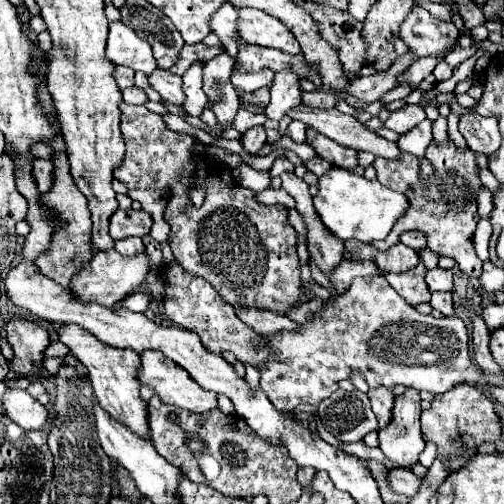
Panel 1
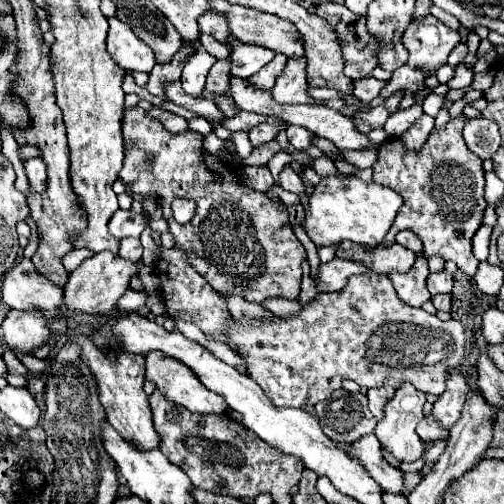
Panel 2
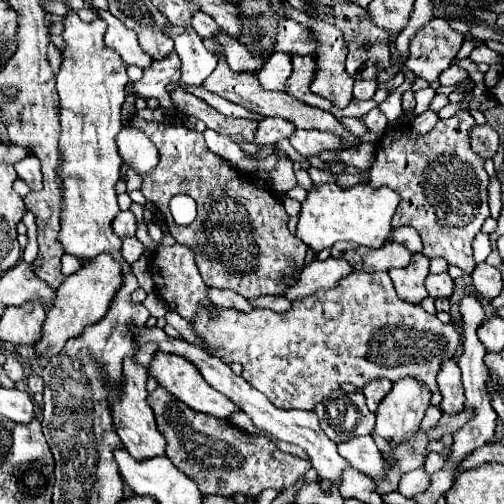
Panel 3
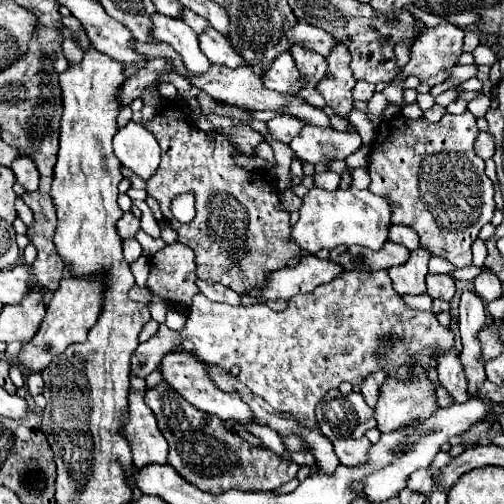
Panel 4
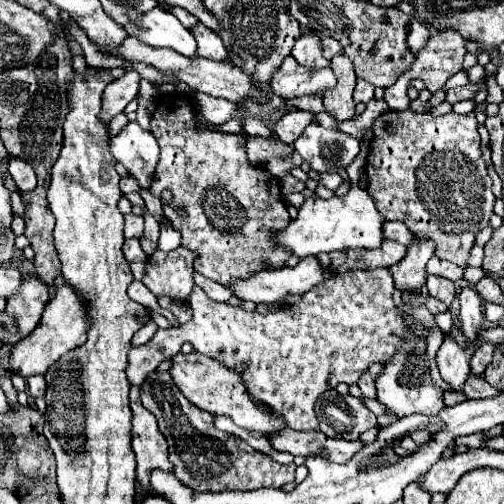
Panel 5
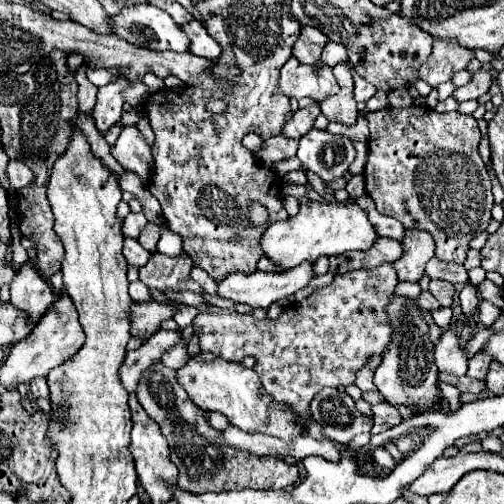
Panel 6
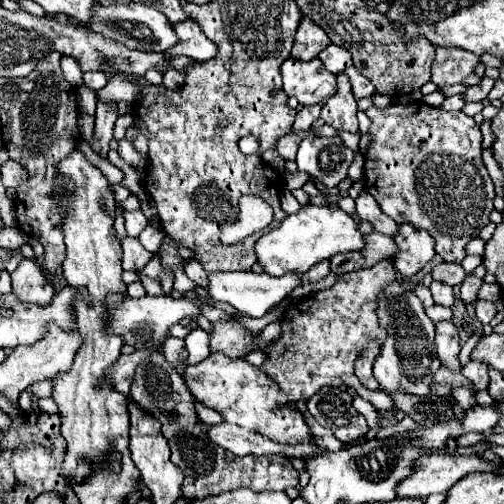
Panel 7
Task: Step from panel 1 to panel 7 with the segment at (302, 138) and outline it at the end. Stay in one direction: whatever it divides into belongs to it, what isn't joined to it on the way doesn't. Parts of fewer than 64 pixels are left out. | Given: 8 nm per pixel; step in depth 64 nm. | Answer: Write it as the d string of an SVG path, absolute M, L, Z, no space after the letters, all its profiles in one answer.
M314 136L302 140L296 164L300 172L306 172L322 186L334 188L348 176L348 166L352 164L352 158L352 150L344 146L340 136Z

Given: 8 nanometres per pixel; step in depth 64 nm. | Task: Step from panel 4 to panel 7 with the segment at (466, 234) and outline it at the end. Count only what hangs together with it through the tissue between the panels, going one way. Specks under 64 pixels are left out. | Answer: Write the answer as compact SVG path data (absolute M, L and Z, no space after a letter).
M424 102L368 108L372 120L372 144L364 154L364 184L380 210L394 222L410 222L428 230L436 242L436 254L446 262L460 262L468 236L478 237L490 222L494 186L482 162L482 134L474 118L464 112L446 112Z

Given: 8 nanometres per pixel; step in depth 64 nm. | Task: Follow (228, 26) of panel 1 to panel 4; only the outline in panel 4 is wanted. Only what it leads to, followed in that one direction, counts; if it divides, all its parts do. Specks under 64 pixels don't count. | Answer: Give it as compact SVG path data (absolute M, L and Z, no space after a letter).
M184 10L184 16L182 16L182 20L194 30L194 32L204 32L204 28L208 26L208 22L204 20L204 18L200 18L200 16L196 16L196 14L192 14L192 12L188 12L188 10Z

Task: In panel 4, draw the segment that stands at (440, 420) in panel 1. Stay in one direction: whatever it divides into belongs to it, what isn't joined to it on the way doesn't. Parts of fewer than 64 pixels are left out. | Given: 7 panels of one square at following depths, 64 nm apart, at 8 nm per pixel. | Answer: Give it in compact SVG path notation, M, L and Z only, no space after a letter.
M450 348L448 352L440 352L438 356L438 378L440 384L450 392L454 402L464 402L464 386L466 386L466 376L464 376L464 366L460 364L460 354L456 348Z

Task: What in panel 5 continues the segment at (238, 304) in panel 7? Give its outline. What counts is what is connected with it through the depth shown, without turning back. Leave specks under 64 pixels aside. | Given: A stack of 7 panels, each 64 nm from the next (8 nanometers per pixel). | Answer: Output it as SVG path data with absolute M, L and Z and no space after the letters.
M308 256L294 268L262 270L250 280L232 280L230 292L238 300L250 300L254 304L272 304L292 294L304 294L324 280L322 266L316 258Z

